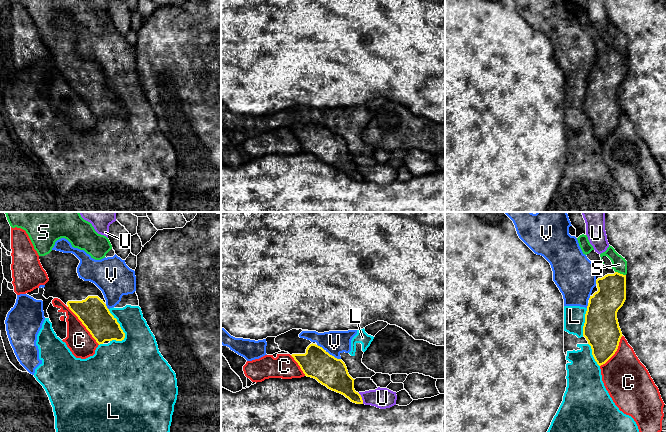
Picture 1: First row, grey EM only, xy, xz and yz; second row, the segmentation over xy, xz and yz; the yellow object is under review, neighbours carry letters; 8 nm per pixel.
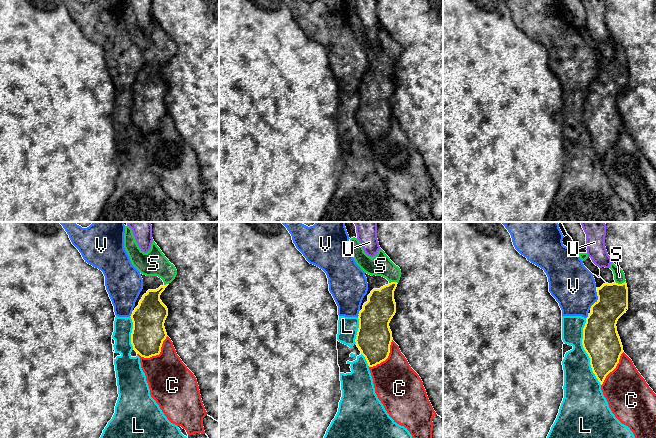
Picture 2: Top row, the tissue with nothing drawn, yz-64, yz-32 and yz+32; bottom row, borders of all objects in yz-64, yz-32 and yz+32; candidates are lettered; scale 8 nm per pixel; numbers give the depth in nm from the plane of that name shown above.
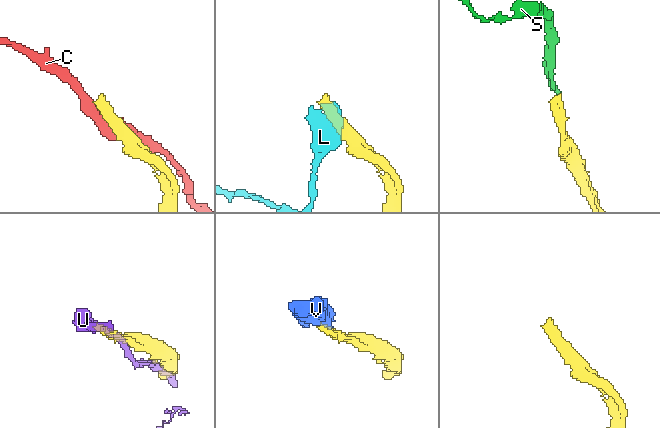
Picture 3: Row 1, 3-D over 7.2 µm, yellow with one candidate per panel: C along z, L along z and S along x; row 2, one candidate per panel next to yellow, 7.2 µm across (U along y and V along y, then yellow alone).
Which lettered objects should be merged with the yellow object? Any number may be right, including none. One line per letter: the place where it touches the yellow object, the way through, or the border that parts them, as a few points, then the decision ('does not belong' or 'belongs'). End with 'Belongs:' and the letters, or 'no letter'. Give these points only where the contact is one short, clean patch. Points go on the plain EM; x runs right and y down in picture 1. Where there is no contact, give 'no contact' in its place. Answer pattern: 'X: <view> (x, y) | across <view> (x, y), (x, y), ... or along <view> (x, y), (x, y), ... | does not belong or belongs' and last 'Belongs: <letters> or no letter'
C: xy (83, 100) | does not belong
L: xy (119, 101) | does not belong
S: yz (619, 49) | across yz (611, 71), (619, 49), (619, 40) | belongs
U: xz (361, 174) | does not belong
V: xz (328, 129) | along xz (317, 120), (340, 135) | does not belong
Belongs: S

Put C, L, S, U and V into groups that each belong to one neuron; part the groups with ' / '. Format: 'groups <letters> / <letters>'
groups C / L V / S / U

